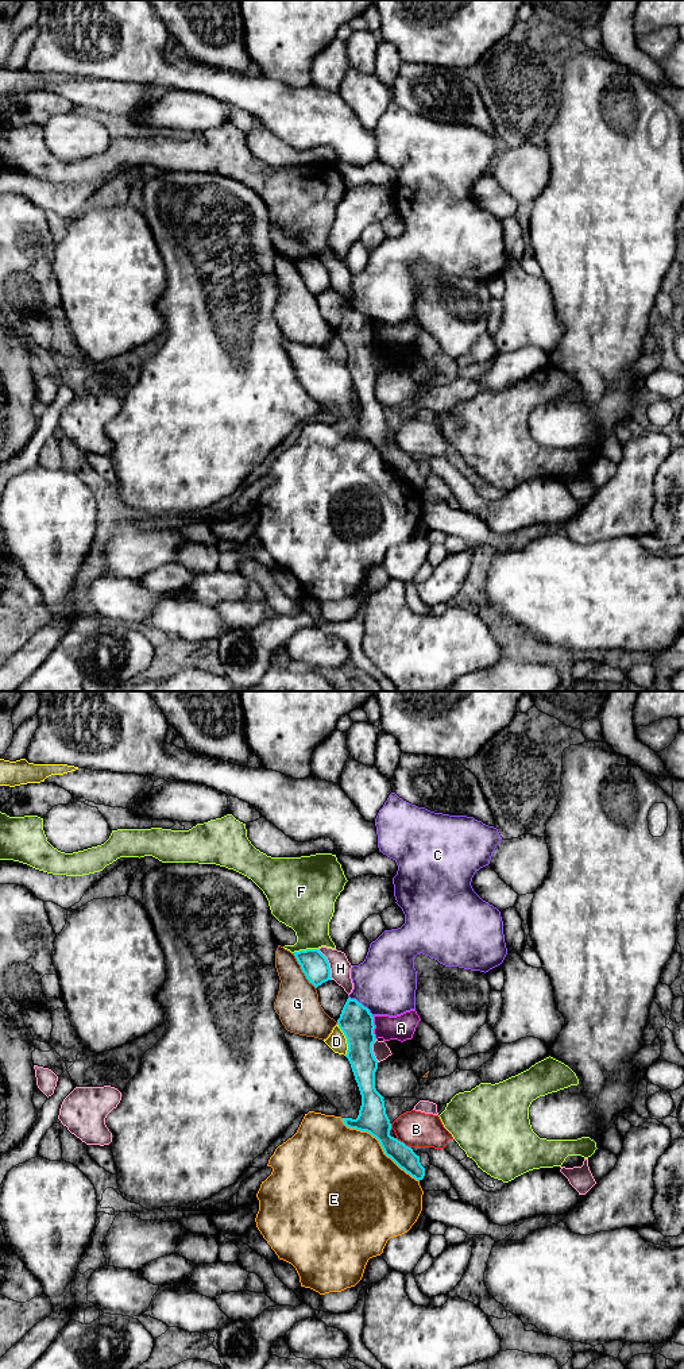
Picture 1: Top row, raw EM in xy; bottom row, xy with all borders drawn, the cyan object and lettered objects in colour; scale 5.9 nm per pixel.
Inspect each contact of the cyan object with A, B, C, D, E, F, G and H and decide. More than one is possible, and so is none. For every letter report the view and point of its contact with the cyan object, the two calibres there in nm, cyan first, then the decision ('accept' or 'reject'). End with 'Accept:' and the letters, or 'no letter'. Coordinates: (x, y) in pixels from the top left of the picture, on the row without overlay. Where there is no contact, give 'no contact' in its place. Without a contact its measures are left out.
A: xy (374, 336) | 200/150 nm | reject
B: xy (402, 451) | 170/220 nm | reject
C: xy (360, 312) | 200/360 nm | reject
D: xy (347, 349) | 200/110 nm | reject
E: xy (381, 454) | 170/480 nm | reject
F: xy (306, 258) | 160/300 nm | reject
G: xy (302, 280) | 160/260 nm | reject
H: xy (328, 273) | 160/130 nm | reject
Accept: no letter

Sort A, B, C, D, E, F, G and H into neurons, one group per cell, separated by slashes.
A / B / C / D / E / F / G / H

